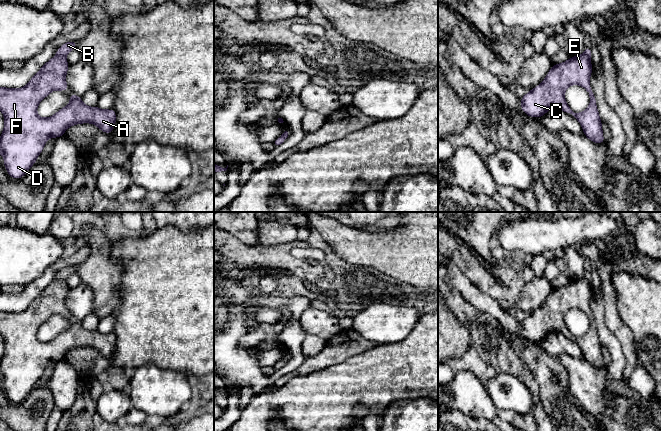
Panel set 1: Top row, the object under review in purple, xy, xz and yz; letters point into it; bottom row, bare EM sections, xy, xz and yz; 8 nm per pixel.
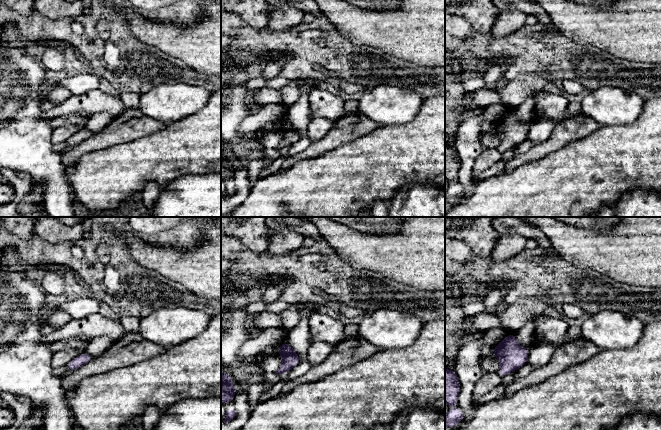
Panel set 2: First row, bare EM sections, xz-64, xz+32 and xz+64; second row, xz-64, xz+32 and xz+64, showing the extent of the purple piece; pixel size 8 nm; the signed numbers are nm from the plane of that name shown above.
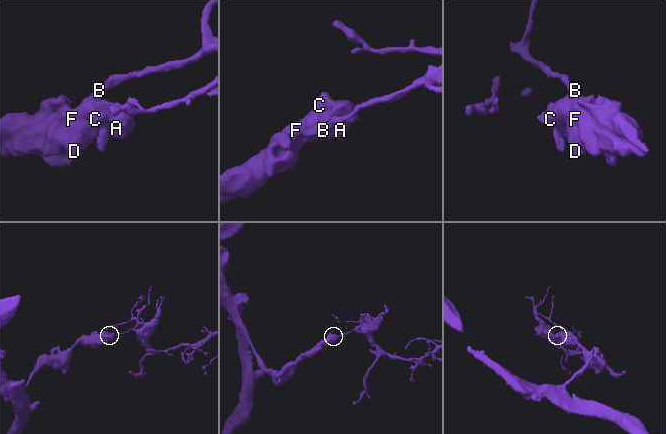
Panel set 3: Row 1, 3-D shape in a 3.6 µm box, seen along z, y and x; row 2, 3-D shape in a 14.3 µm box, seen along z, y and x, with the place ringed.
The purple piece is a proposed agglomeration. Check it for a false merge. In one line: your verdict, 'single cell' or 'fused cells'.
fused cells

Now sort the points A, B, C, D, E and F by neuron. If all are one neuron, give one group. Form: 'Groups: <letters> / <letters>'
Groups: A C D E F / B

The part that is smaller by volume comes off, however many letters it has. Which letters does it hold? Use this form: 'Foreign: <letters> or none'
Foreign: B

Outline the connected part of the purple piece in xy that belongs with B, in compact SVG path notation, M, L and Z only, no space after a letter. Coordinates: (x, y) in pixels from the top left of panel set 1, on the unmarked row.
M76 264L68 265L68 266L62 268L60 271L58 271L57 276L56 276L56 280L65 280L70 275L76 274L76 270L77 270Z

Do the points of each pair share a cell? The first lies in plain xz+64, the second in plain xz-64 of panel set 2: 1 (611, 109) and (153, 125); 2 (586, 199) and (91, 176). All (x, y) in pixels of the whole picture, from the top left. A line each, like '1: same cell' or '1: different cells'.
1: different cells
2: same cell

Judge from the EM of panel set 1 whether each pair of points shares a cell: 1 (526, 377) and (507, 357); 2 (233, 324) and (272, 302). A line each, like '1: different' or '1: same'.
1: same
2: different

